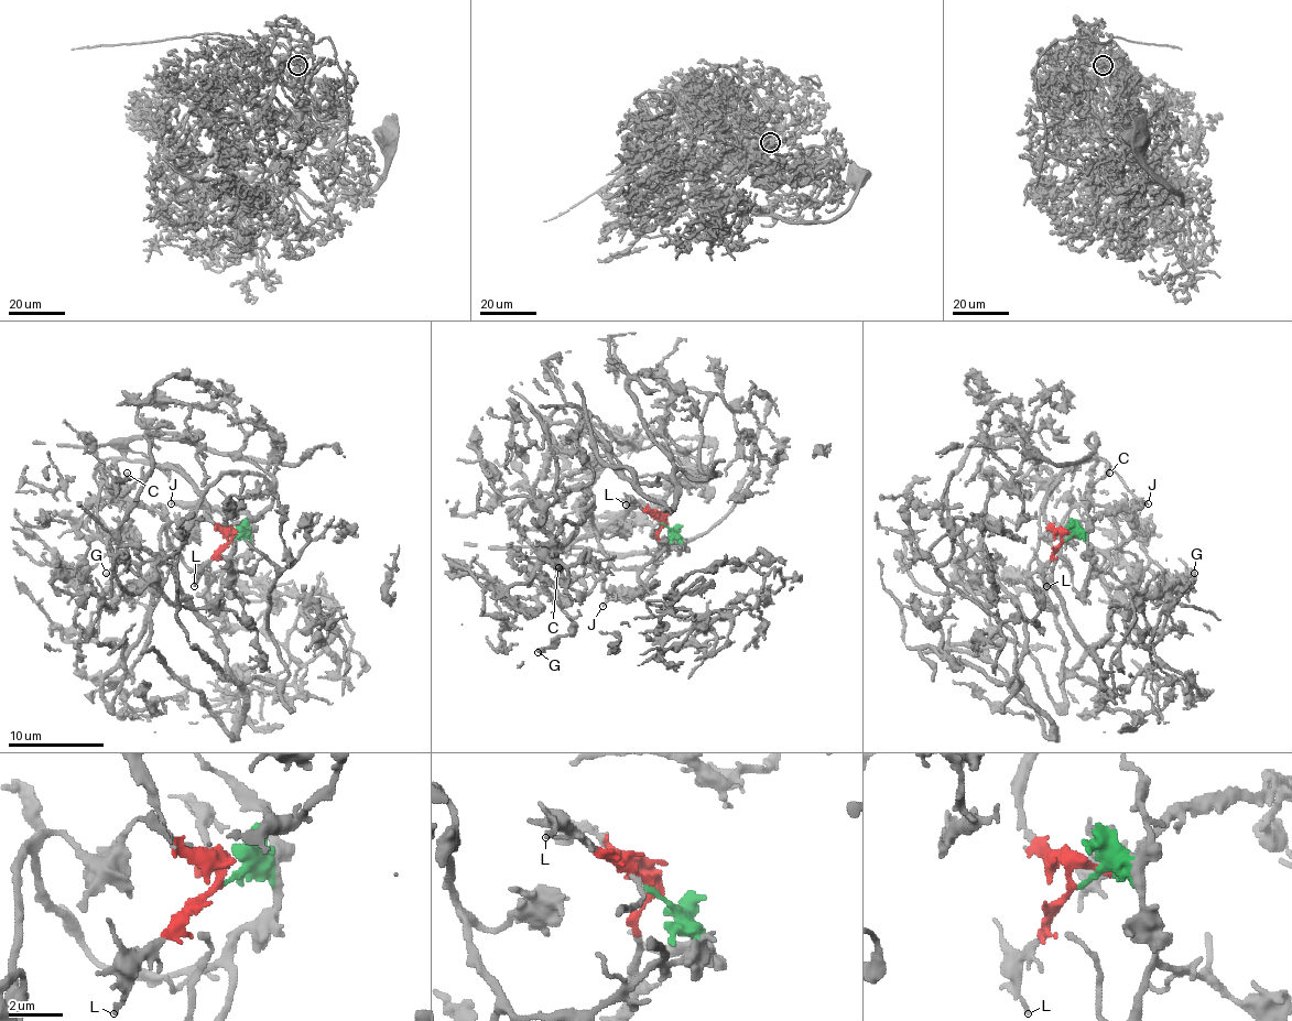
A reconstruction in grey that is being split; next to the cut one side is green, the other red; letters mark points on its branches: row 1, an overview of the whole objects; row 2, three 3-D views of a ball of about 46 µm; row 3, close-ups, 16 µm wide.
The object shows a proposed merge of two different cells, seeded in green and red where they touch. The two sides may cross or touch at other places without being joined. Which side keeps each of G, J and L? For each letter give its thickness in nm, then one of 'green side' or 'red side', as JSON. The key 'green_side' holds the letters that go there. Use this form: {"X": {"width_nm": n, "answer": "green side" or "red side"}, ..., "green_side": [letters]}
{"G": {"width_nm": 200, "answer": "green side"}, "J": {"width_nm": 190, "answer": "red side"}, "L": {"width_nm": 130, "answer": "red side"}, "green_side": ["G"]}

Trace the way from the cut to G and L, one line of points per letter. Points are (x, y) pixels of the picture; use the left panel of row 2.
G: (230, 541), (250, 541), (230, 567), (197, 572), (163, 551), (117, 596), (132, 562), (132, 594), (105, 572)
L: (230, 541), (202, 572), (194, 586)

